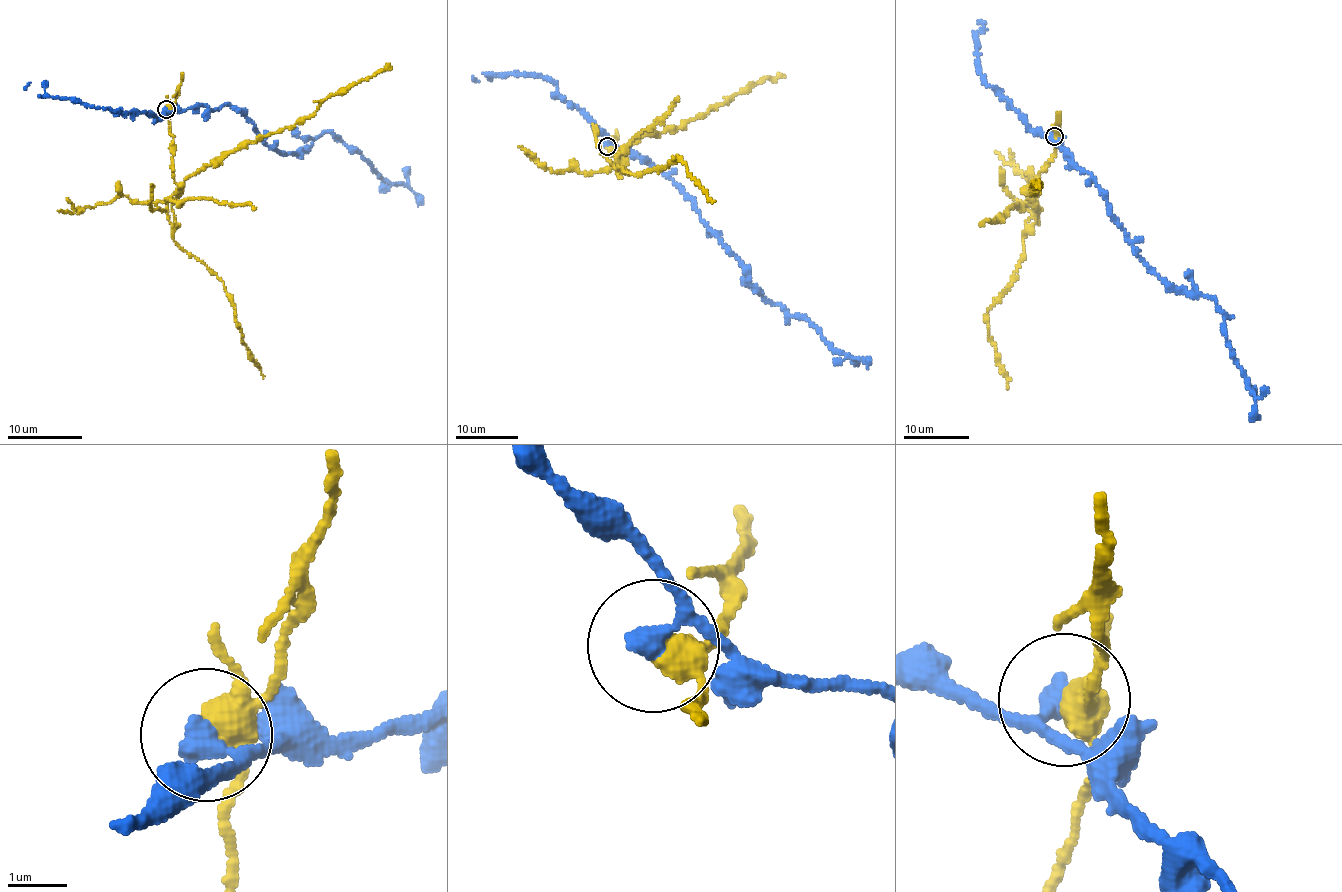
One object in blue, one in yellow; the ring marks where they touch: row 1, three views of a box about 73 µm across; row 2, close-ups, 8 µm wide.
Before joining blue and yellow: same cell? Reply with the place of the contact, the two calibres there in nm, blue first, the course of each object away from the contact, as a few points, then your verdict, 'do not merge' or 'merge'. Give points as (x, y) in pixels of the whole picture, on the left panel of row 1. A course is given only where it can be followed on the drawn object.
at (166, 109); 320 nm thick on the blue side, 360 nm on the other; blue runs (166, 110), (227, 105), (254, 124), (262, 143), (286, 154), (297, 155), (325, 133), (423, 204); yellow runs (166, 108), (177, 185), (173, 239), (223, 283), (247, 358), (261, 368), (263, 378); do not merge

